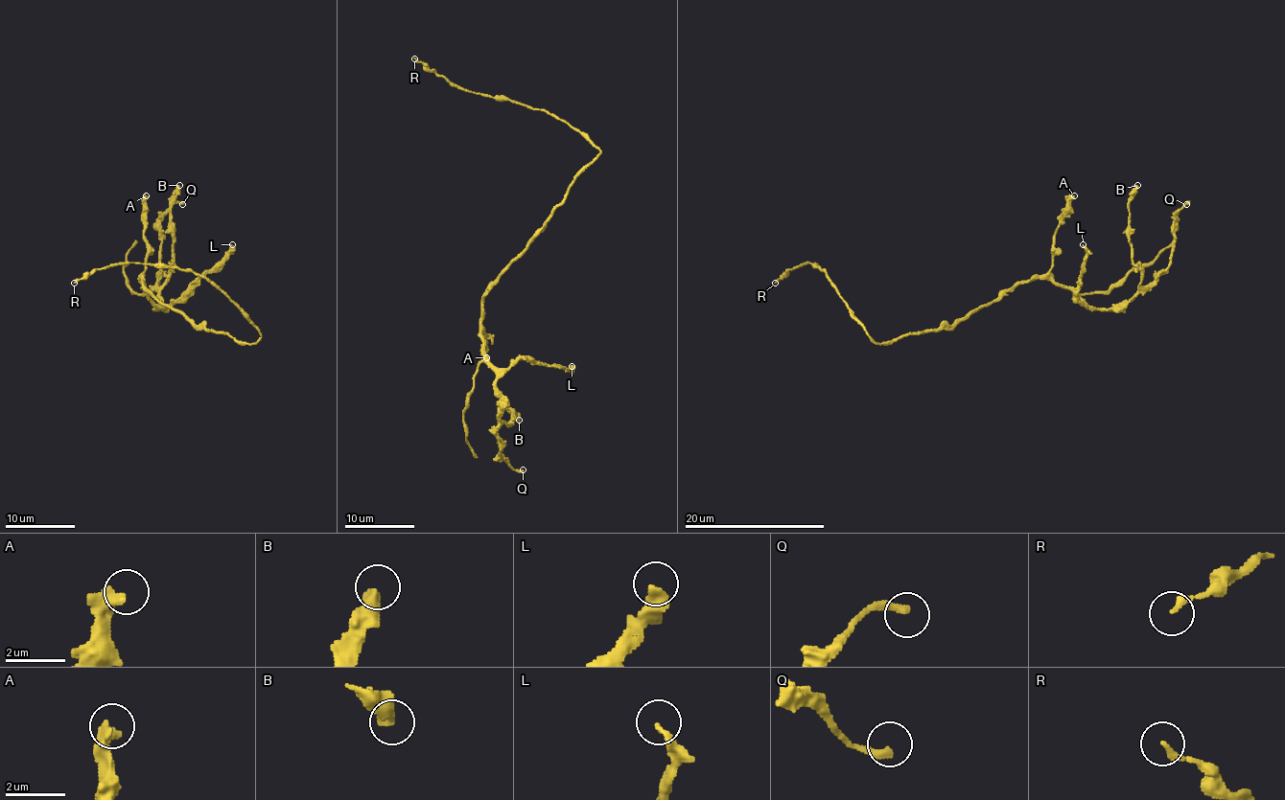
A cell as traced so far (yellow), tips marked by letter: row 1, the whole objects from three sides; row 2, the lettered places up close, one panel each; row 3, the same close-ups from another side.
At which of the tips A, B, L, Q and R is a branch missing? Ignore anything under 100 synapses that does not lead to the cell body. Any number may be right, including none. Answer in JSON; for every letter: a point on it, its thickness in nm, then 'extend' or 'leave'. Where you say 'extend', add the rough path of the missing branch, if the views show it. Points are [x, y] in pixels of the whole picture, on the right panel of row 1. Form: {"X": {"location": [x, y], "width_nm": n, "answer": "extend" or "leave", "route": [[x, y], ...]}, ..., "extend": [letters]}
{"A": {"location": [1074, 195], "width_nm": 440, "answer": "leave"}, "B": {"location": [1137, 185], "width_nm": 400, "answer": "leave"}, "L": {"location": [1083, 244], "width_nm": 320, "answer": "leave"}, "Q": {"location": [1186, 204], "width_nm": 280, "answer": "leave"}, "R": {"location": [775, 283], "width_nm": 200, "answer": "leave"}, "extend": []}

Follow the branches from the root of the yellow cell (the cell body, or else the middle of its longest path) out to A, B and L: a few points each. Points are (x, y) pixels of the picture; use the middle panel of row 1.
A: (533, 235), (527, 247), (498, 279), (482, 301), (480, 328), (487, 336), (484, 338), (486, 357)
B: (533, 235), (486, 294), (480, 320), (482, 355), (497, 375), (500, 420), (508, 423), (512, 411), (519, 420)
L: (533, 235), (527, 247), (482, 301), (482, 354), (497, 368), (510, 368), (519, 359), (567, 370), (572, 366)

